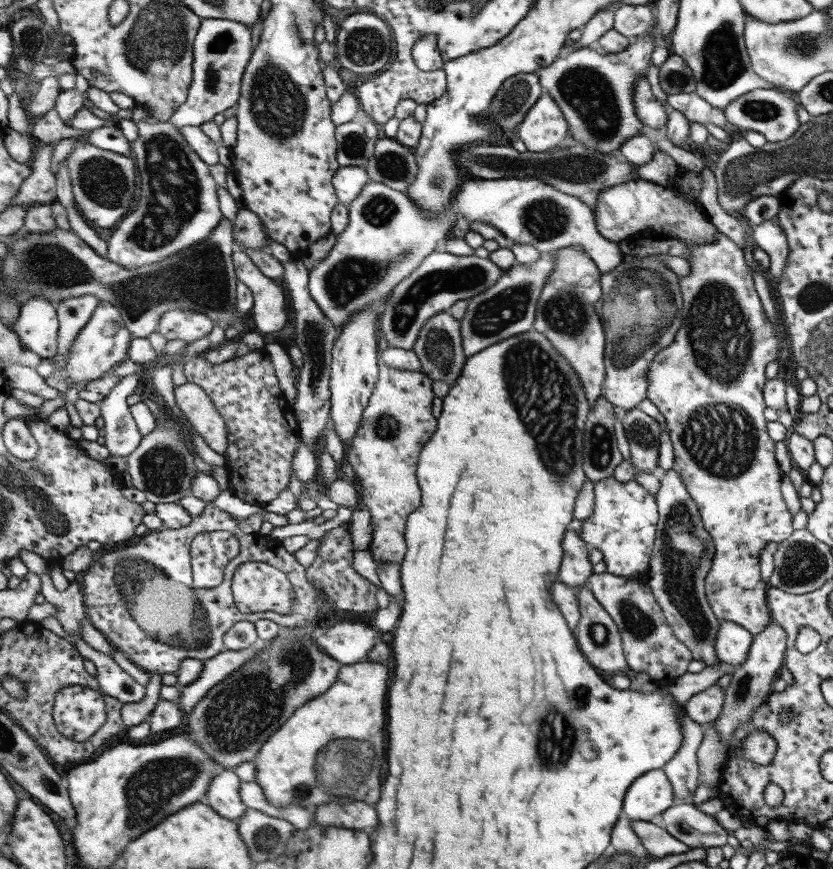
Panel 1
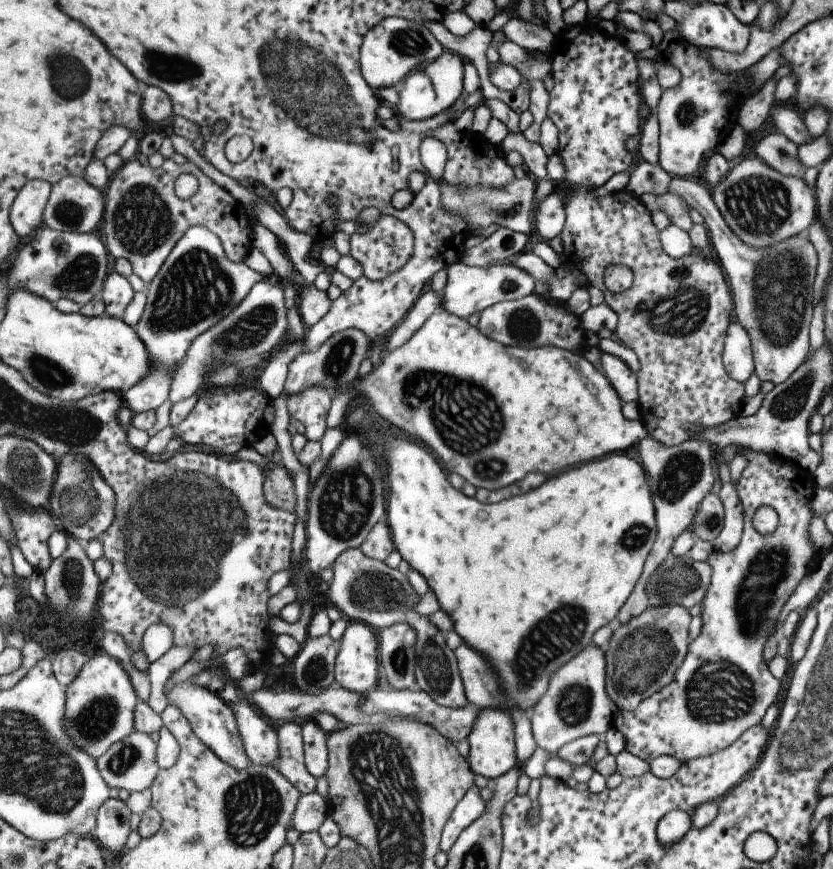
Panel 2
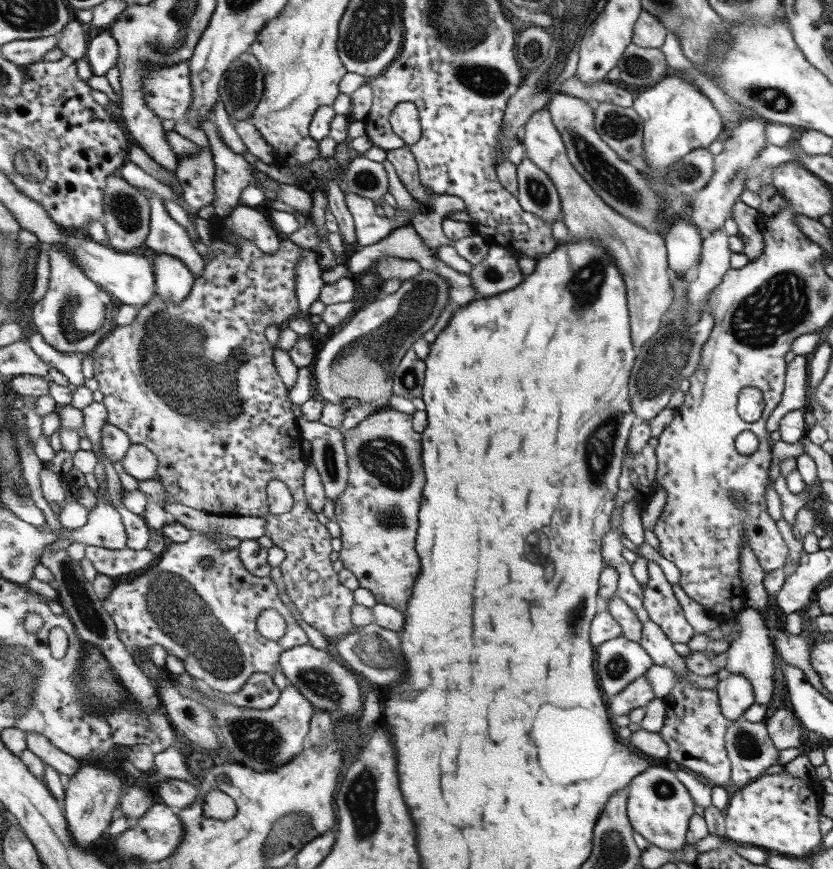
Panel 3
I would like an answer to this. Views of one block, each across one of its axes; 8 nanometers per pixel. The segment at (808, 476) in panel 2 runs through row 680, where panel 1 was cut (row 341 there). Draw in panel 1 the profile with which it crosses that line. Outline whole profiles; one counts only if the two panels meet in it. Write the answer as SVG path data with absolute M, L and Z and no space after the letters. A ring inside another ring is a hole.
M717 232L713 244L705 244L705 246L685 244L685 246L689 248L689 260L687 260L689 274L685 278L679 278L679 288L681 288L681 296L683 296L683 318L679 318L679 320L683 320L683 322L681 322L679 330L675 332L673 342L667 348L661 348L659 354L655 354L653 362L649 364L649 372L647 372L647 398L657 406L657 410L663 414L663 418L667 422L667 432L669 432L669 438L671 438L671 444L673 444L673 456L675 456L673 470L683 480L689 496L693 498L693 502L695 502L695 506L699 510L699 516L703 520L703 528L707 530L707 534L713 538L713 544L715 544L711 568L709 568L707 576L705 576L705 586L703 586L705 588L705 600L707 600L709 608L713 610L717 622L733 622L739 628L747 630L751 636L755 636L755 634L761 634L769 626L769 622L771 622L771 612L767 610L767 590L769 590L769 586L765 582L761 582L757 556L761 554L761 550L769 542L781 544L783 540L787 540L793 534L793 514L787 510L785 498L781 496L781 478L783 478L783 474L781 474L781 470L779 470L779 466L775 462L775 454L773 454L775 440L769 438L767 422L763 418L763 410L767 408L765 400L763 400L763 386L767 382L765 366L769 362L775 362L775 356L779 352L779 338L777 338L775 328L769 322L769 316L763 310L763 304L761 304L761 300L757 296L753 274L751 274L751 268L745 264L743 250L733 240L729 240L727 236Z

